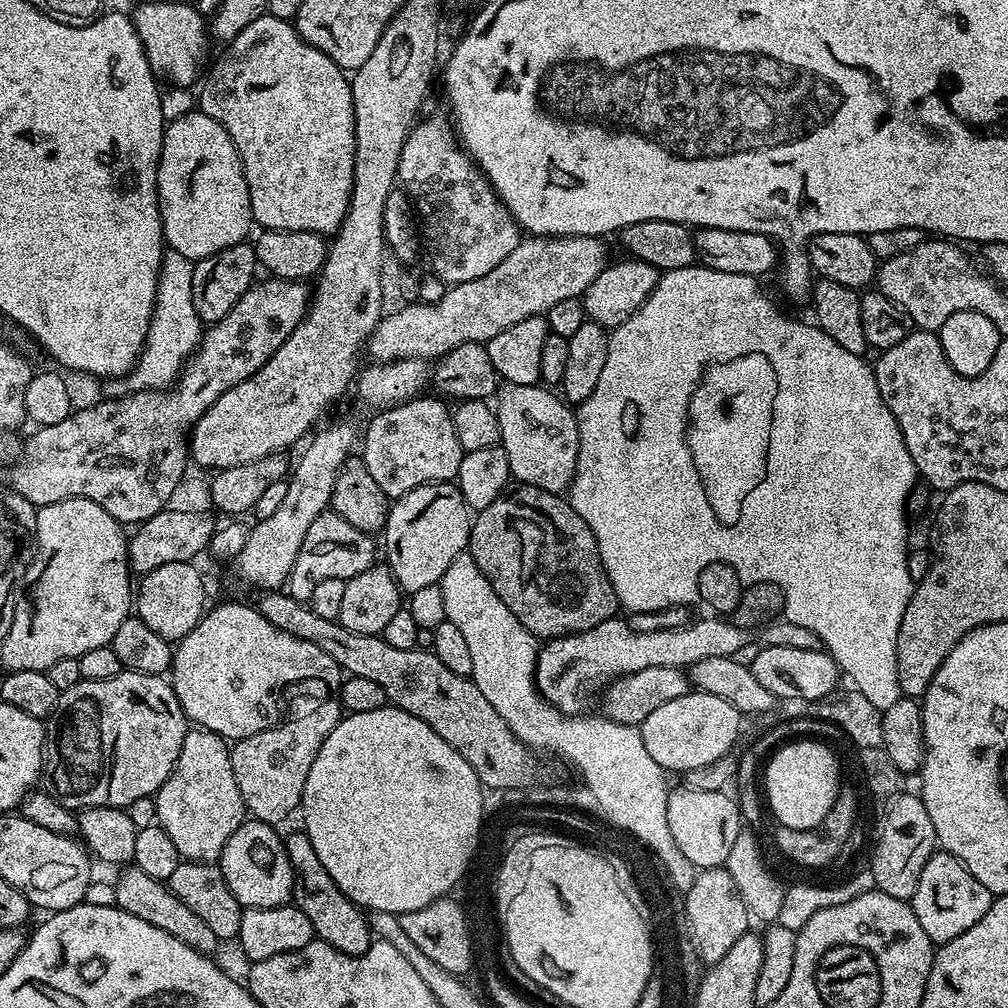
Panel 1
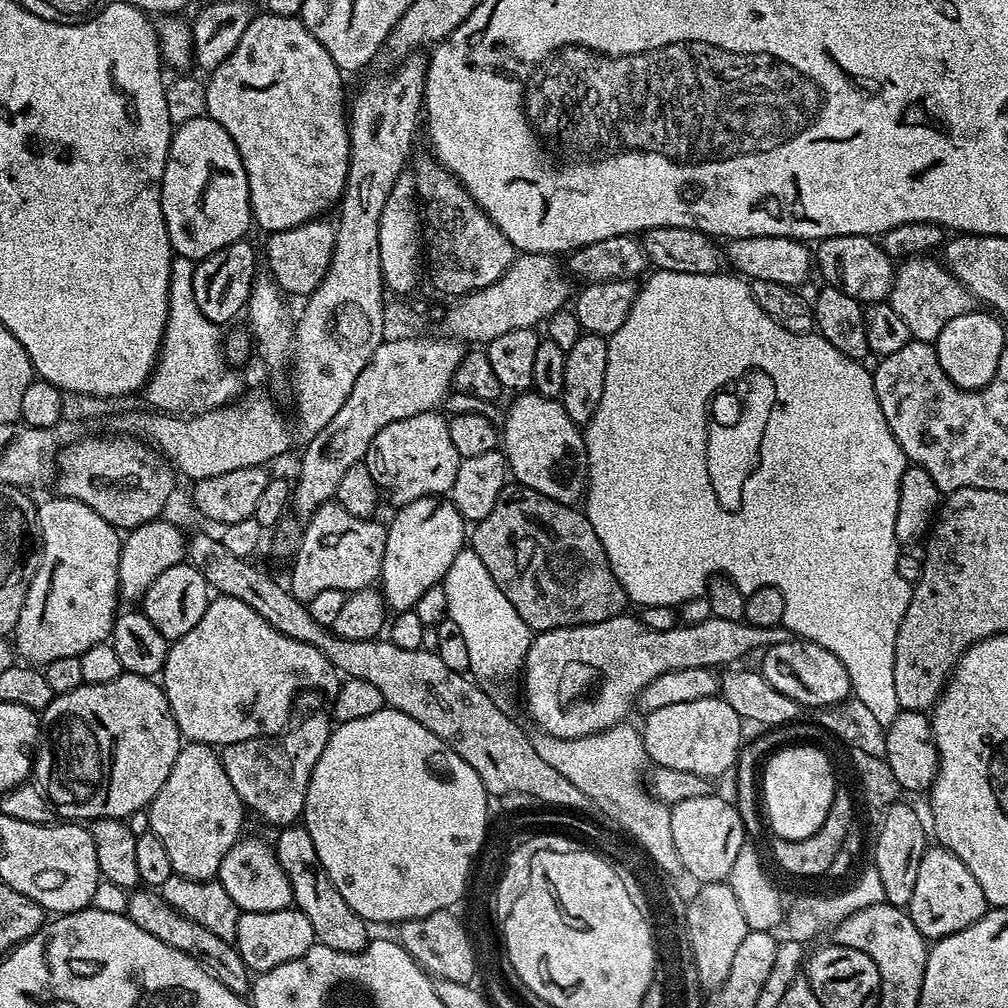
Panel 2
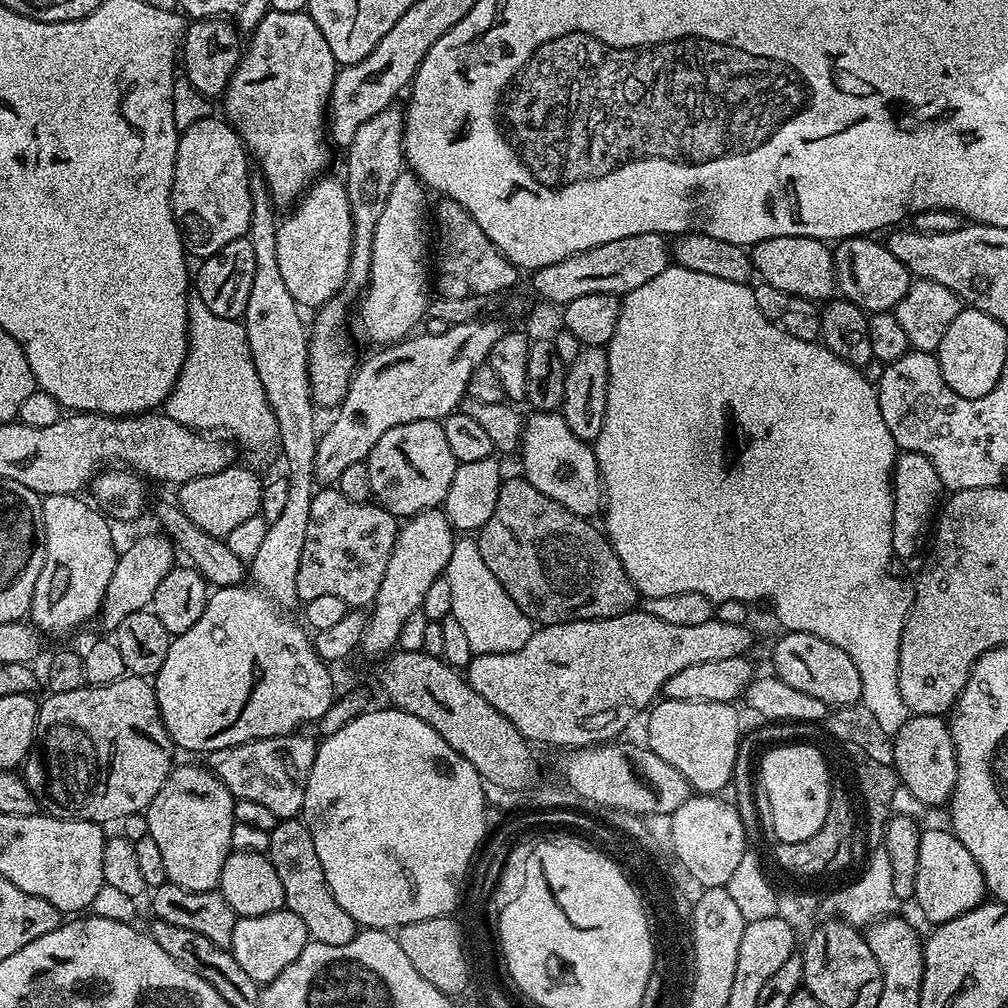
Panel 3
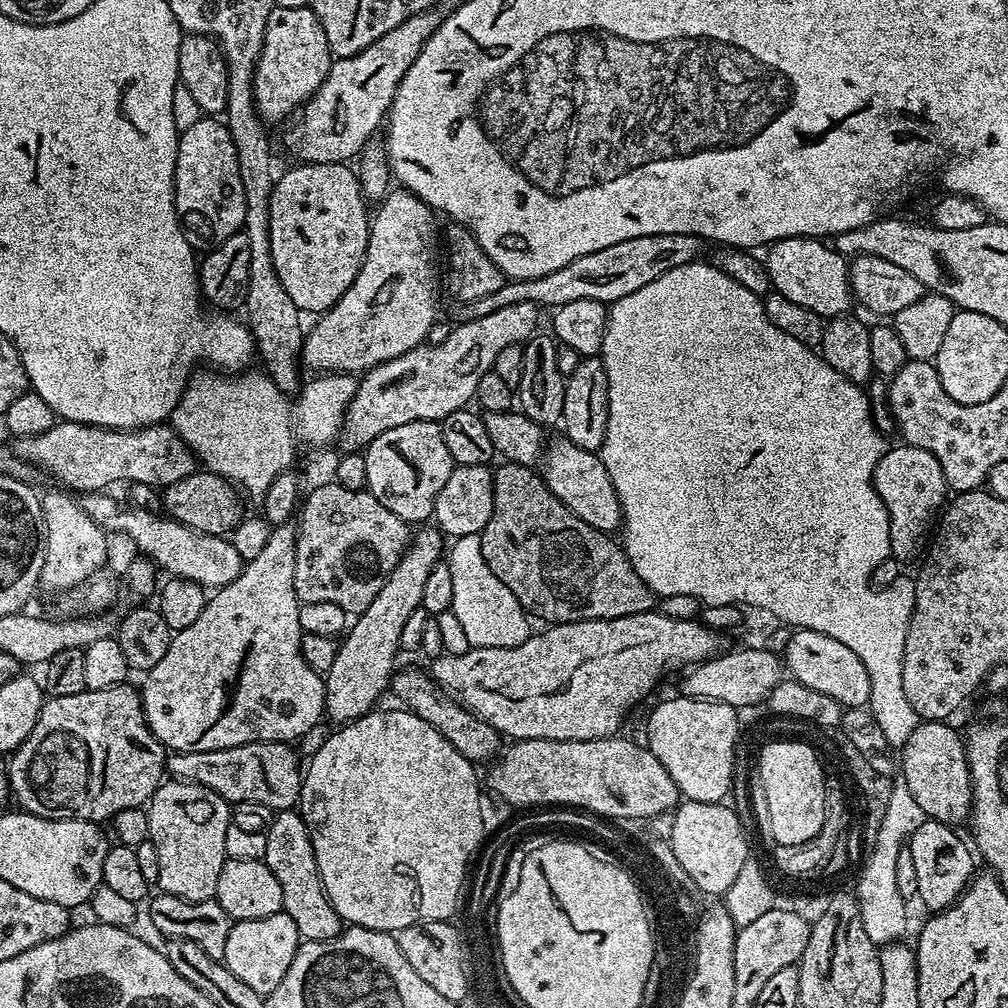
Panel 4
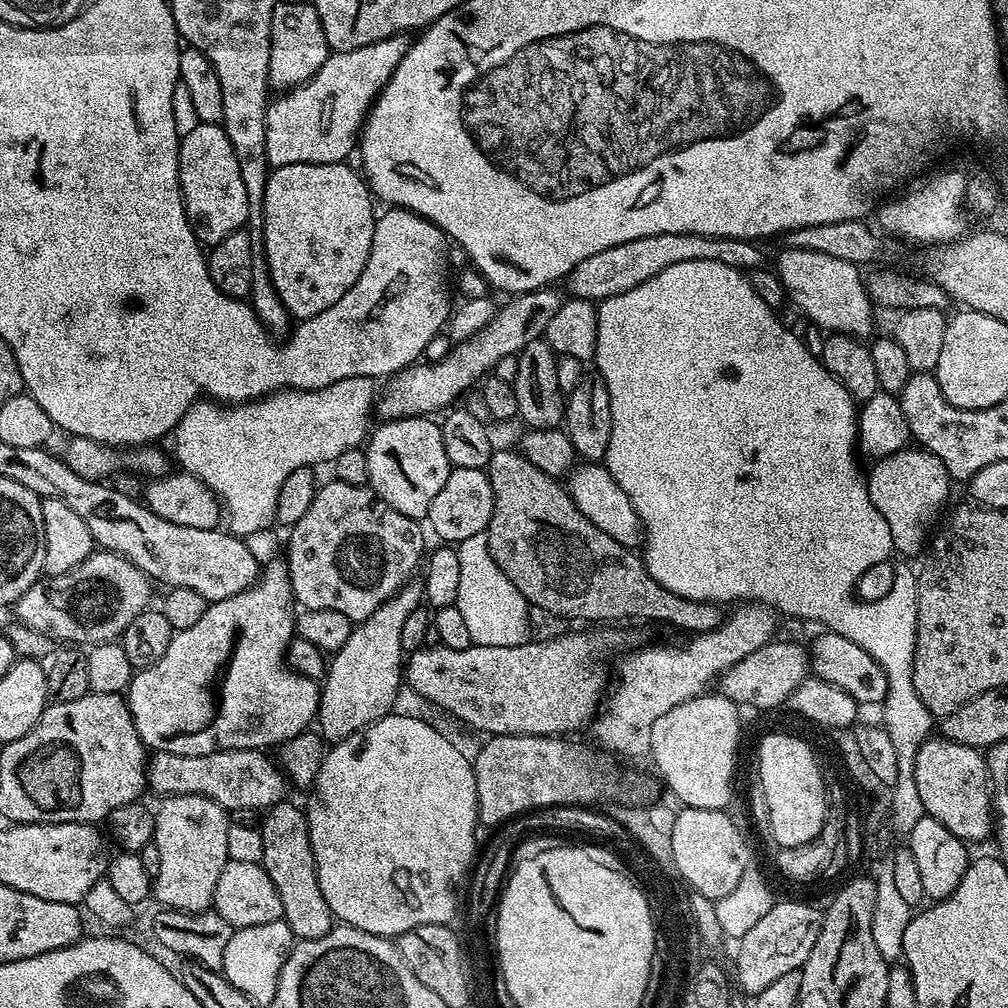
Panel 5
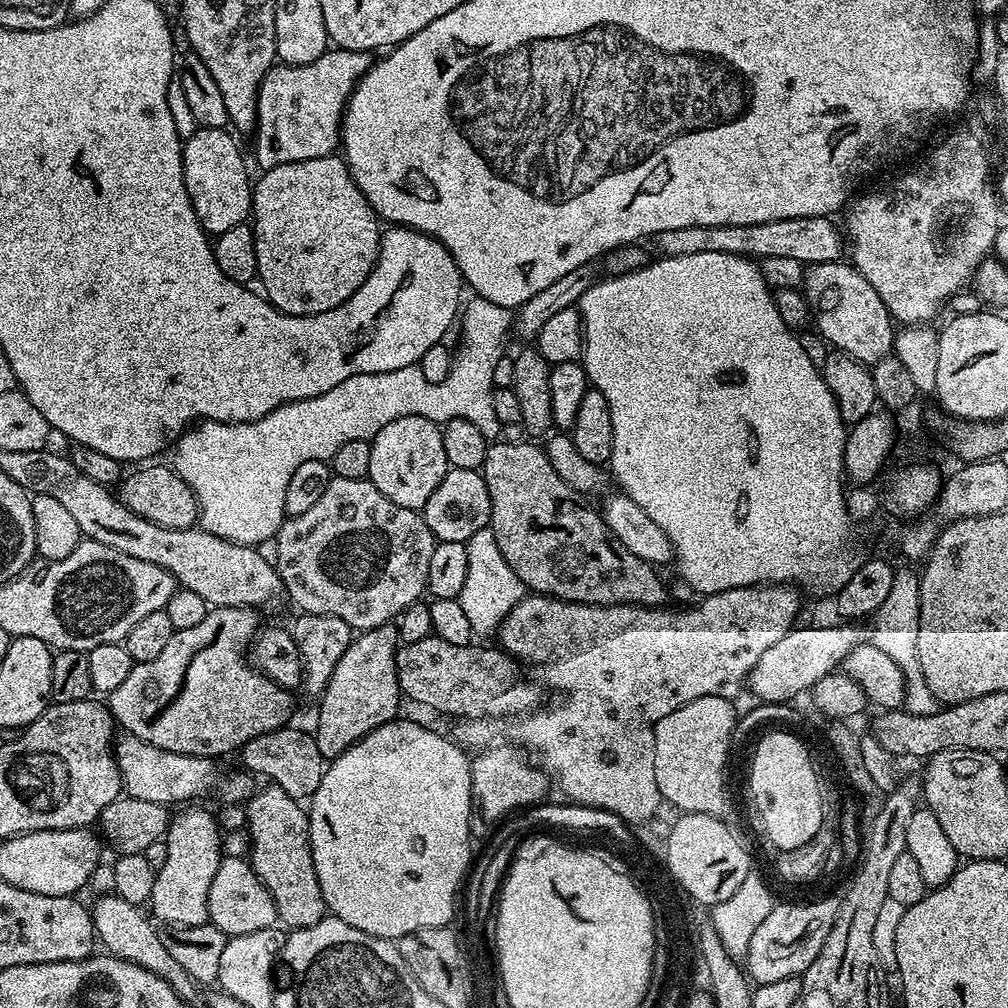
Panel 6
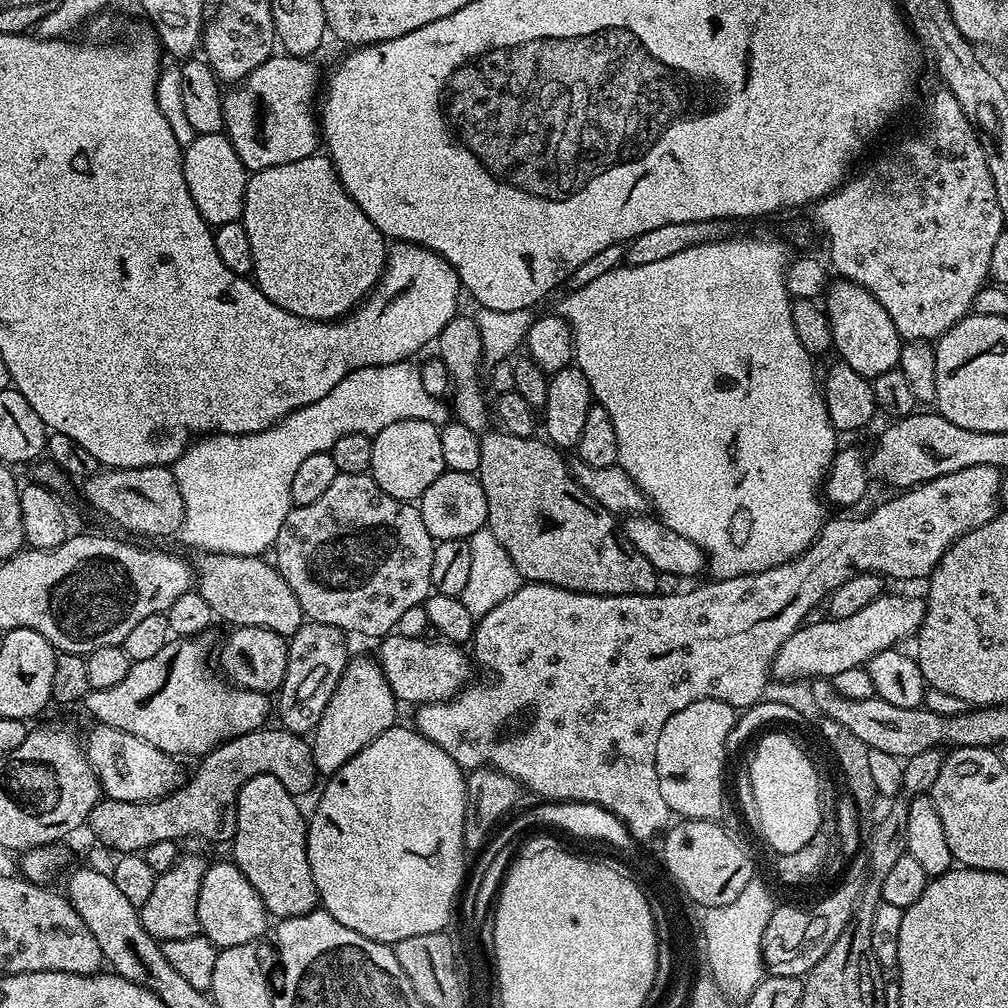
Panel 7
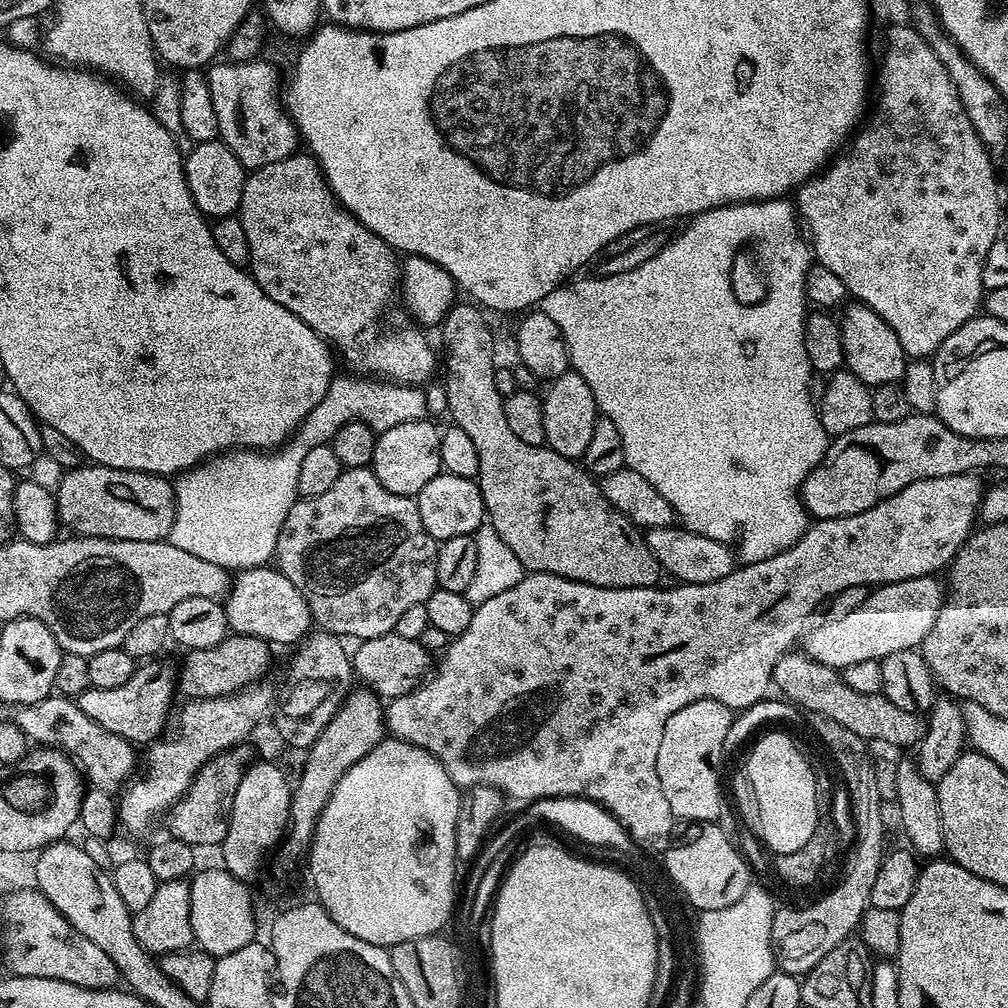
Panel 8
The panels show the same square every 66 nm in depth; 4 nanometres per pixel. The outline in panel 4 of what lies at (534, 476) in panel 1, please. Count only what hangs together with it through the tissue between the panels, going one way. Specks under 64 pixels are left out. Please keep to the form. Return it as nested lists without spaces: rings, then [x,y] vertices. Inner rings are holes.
[[[559,438],[552,445],[547,445],[542,456],[541,476],[547,488],[582,522],[594,526],[594,530],[612,534],[621,527],[624,515],[618,502],[618,494],[614,484],[606,472],[606,466],[599,455],[590,450],[582,450],[582,446],[574,446],[566,438]]]

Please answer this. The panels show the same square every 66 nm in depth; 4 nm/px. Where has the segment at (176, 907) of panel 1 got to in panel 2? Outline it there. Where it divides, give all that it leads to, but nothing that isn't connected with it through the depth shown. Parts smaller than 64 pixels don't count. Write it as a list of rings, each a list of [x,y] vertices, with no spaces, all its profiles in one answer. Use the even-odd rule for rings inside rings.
[[[136,890],[129,895],[127,913],[130,922],[146,934],[154,934],[154,938],[159,938],[161,942],[166,942],[166,946],[174,946],[182,950],[188,956],[193,956],[222,986],[226,986],[231,992],[247,993],[250,988],[250,973],[242,962],[240,952],[229,941],[218,938],[218,934],[210,934],[206,926],[198,926],[190,918],[186,918],[178,910],[174,910],[152,890]]]

